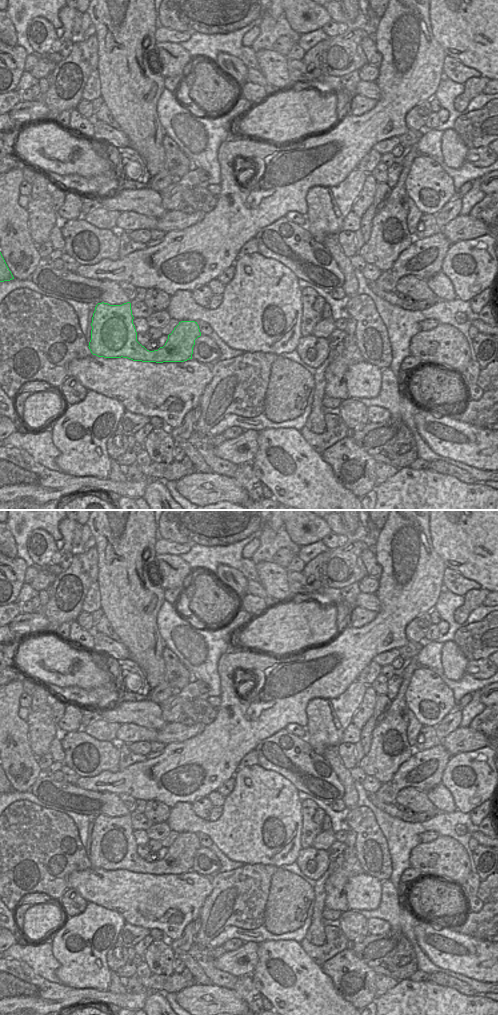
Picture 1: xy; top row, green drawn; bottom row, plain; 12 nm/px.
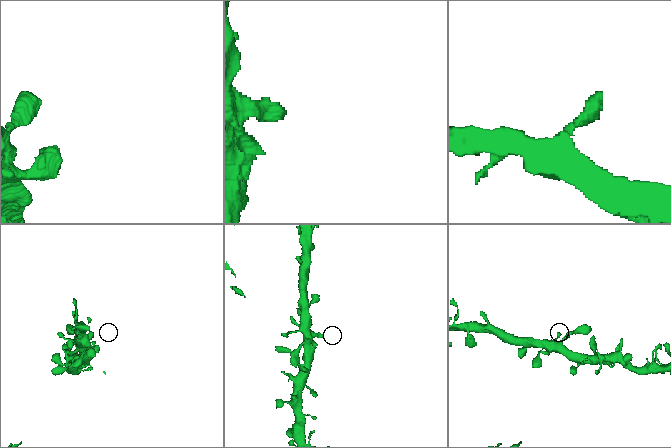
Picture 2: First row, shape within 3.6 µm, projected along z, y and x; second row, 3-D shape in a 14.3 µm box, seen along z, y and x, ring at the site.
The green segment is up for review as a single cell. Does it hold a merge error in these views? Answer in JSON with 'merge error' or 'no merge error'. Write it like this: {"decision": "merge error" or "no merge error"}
{"decision": "no merge error"}

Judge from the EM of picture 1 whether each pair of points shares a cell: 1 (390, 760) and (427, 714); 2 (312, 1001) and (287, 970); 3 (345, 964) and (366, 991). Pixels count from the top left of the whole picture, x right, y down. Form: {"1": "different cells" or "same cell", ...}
{"1": "different cells", "2": "same cell", "3": "same cell"}

